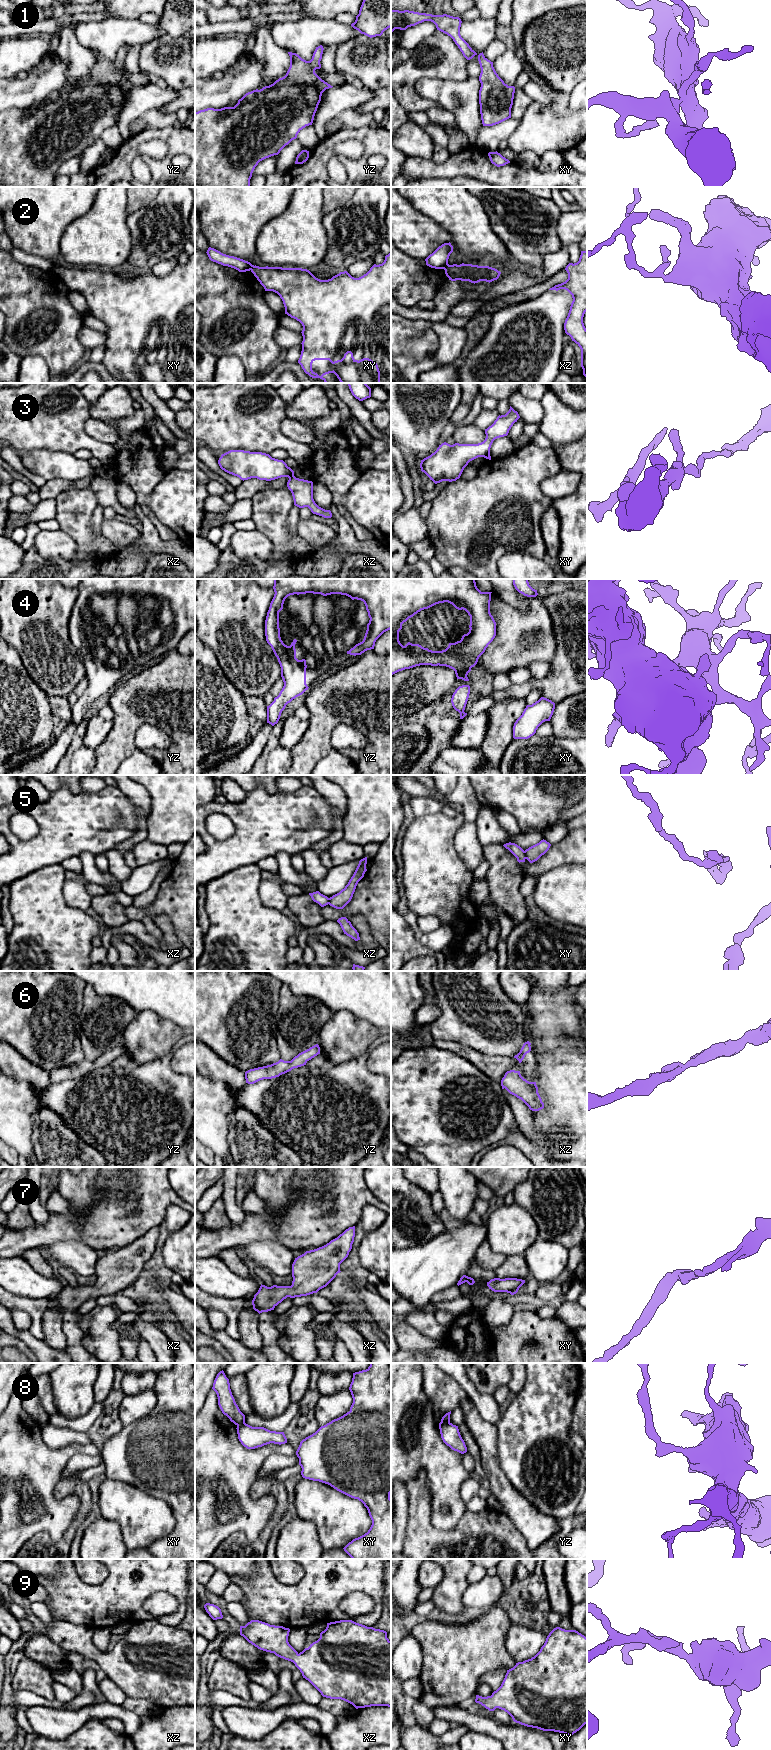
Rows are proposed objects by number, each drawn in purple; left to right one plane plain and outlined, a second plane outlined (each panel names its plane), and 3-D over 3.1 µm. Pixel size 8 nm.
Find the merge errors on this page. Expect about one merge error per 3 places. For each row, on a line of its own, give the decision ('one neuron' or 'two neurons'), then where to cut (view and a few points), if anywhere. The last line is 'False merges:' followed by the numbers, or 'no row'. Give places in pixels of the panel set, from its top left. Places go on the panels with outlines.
1: one neuron; cut none
2: two neurons; cut xy (251, 264), (249, 269)
3: two neurons; cut xz (293, 474), (289, 478)
4: one neuron; cut none
5: two neurons; cut xy (523, 851), (526, 858)
6: one neuron; cut none
7: one neuron; cut none
8: two neurons; cut yz (449, 1421), (440, 1423)
9: one neuron; cut none
False merges: 2, 3, 5, 8

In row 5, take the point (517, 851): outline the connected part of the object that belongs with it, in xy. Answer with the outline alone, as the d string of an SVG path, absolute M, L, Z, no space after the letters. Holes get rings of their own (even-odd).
M506 843L503 845L506 849L508 849L516 858L517 858L517 861L520 863L520 862L525 862L525 852L524 850L518 846L517 844L515 843Z

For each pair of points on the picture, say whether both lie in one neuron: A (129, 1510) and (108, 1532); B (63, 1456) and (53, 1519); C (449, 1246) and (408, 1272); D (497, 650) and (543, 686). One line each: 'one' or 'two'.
A: two
B: one
C: one
D: two

